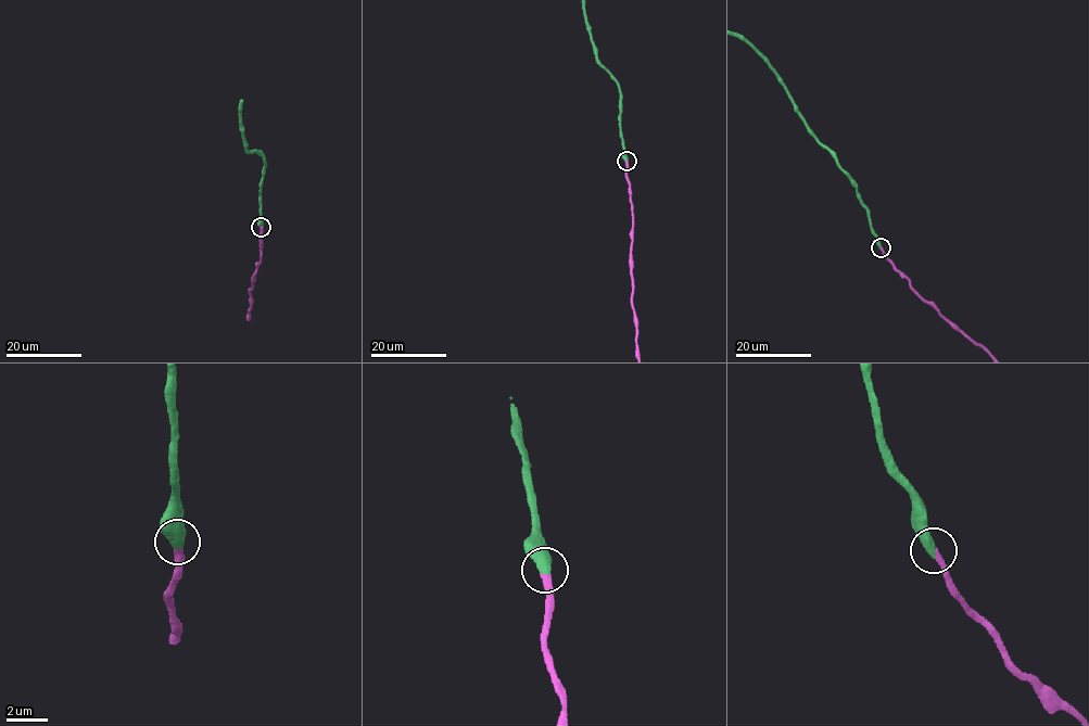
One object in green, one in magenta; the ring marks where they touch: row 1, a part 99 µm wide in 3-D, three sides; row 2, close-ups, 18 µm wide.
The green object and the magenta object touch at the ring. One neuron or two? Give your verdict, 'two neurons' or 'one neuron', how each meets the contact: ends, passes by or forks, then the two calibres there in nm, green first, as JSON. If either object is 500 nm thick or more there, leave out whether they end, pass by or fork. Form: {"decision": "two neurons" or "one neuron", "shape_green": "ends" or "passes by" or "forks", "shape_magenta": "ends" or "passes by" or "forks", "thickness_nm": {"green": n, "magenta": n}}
{"decision": "one neuron", "thickness_nm": {"green": 550, "magenta": 340}}

